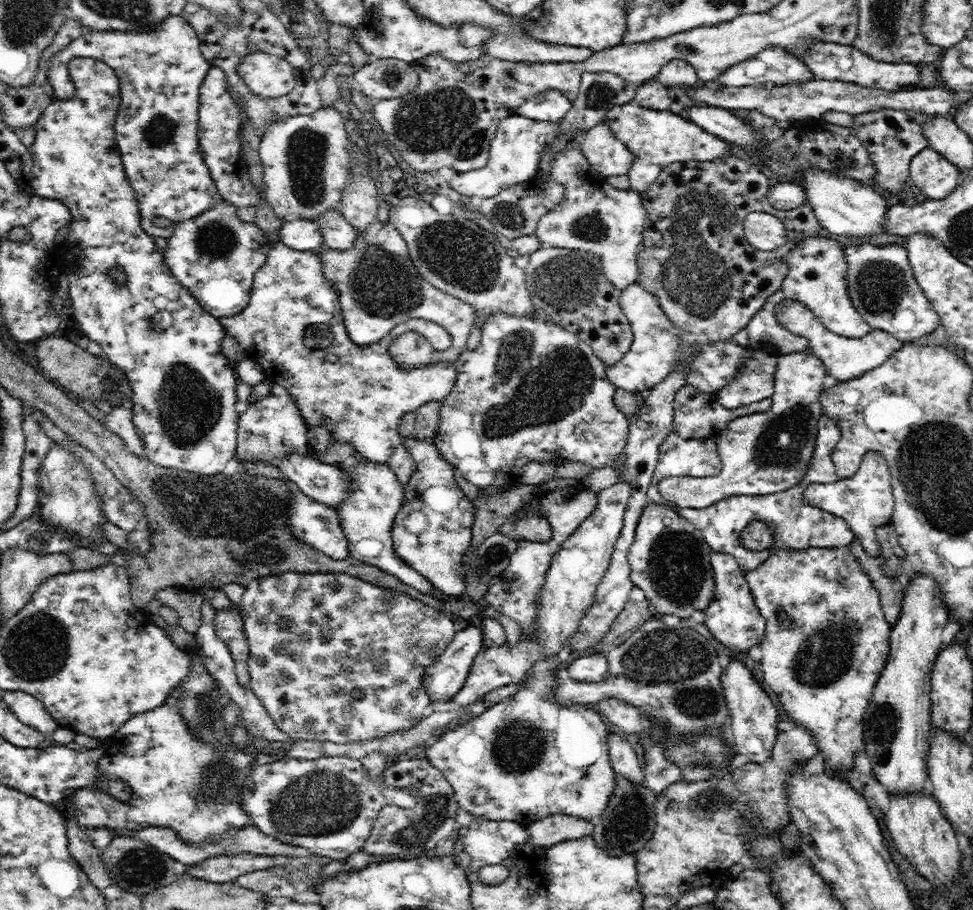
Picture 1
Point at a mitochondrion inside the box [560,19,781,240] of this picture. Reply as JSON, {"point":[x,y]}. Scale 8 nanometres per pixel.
{"point":[599,91]}

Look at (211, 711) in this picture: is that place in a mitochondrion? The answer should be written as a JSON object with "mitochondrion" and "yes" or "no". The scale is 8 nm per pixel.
{"mitochondrion":"yes"}

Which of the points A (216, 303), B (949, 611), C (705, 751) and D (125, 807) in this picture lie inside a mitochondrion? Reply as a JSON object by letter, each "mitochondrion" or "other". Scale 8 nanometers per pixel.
{"A":"other","B":"other","C":"mitochondrion","D":"other"}

